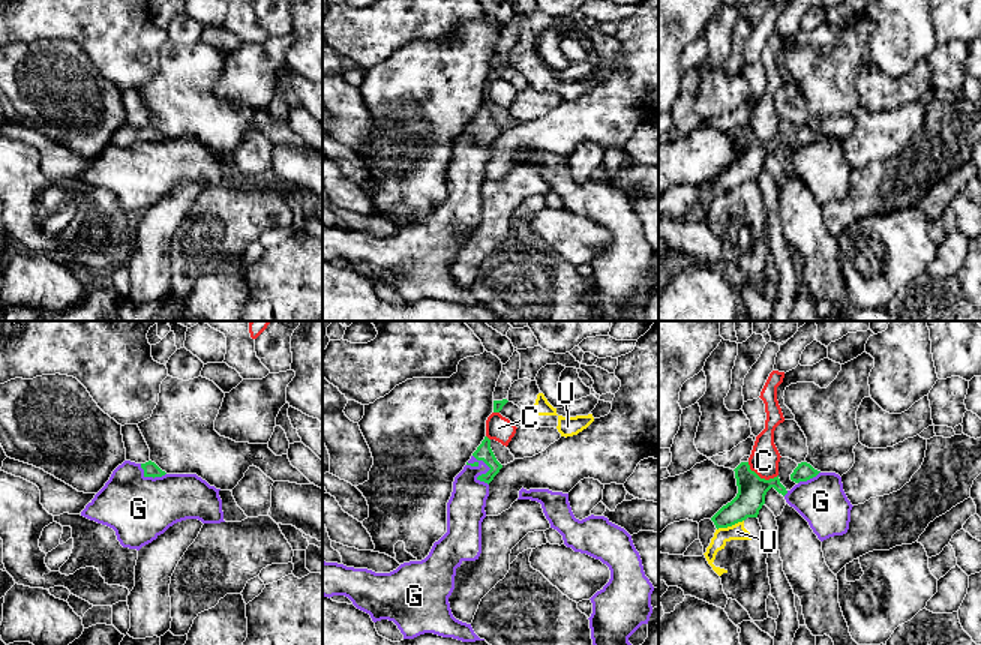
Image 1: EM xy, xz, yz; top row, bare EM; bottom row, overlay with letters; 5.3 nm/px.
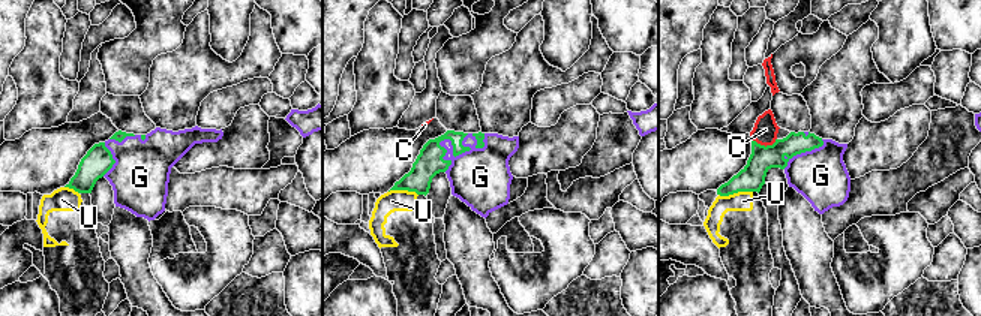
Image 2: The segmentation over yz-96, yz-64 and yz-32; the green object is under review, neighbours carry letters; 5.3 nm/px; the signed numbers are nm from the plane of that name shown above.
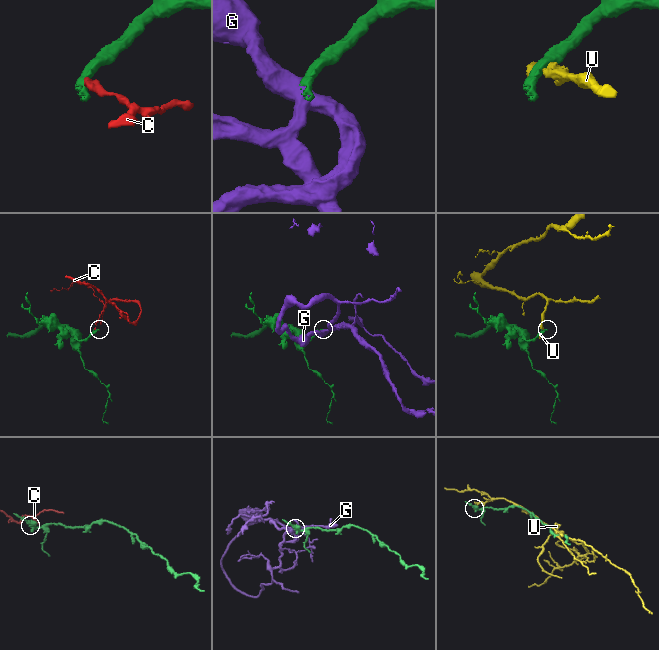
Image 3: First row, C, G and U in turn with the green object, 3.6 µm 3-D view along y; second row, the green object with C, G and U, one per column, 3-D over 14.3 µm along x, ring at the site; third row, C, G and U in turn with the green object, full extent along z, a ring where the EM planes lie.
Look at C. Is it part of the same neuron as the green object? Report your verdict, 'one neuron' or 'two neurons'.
two neurons

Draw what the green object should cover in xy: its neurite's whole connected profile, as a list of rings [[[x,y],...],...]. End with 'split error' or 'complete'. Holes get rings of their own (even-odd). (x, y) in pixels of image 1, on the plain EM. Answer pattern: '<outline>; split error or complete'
[[[124,124],[81,180],[112,192],[123,212],[140,214],[177,186],[225,186],[219,154],[196,138],[166,138],[152,124]]]; split error

